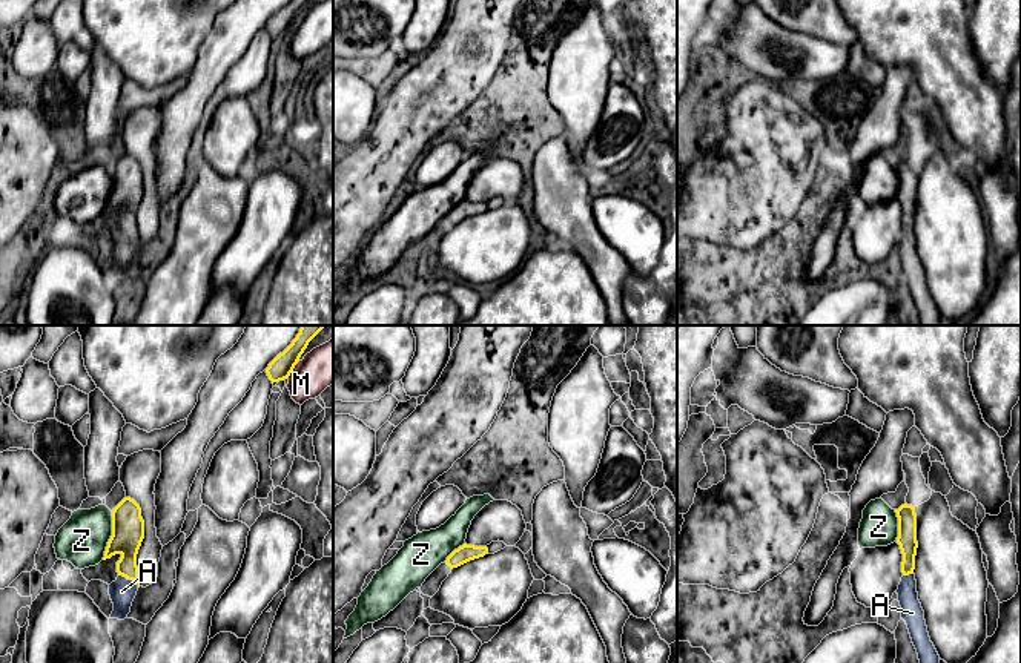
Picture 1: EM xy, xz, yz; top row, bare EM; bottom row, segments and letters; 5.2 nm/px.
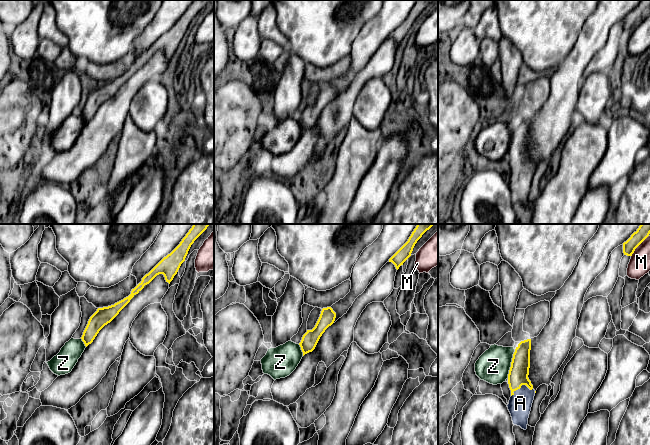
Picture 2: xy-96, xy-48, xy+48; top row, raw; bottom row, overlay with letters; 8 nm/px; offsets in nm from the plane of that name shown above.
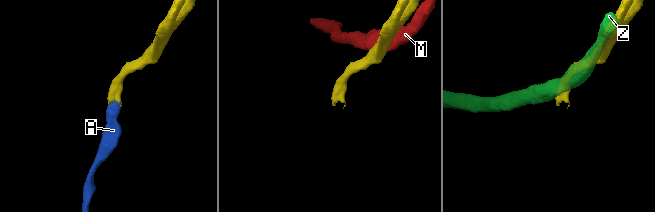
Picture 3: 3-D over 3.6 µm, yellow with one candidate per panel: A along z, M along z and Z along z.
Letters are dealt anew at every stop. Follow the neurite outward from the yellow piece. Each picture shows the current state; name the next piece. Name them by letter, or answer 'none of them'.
A

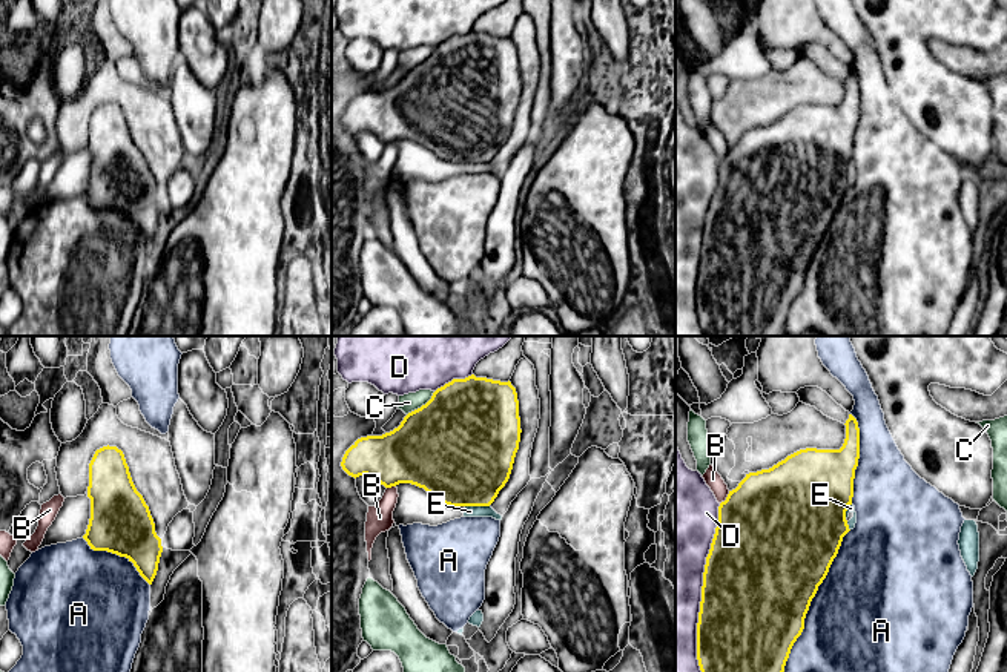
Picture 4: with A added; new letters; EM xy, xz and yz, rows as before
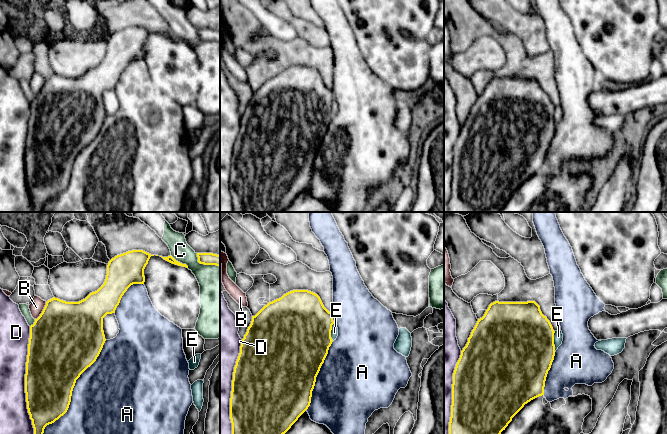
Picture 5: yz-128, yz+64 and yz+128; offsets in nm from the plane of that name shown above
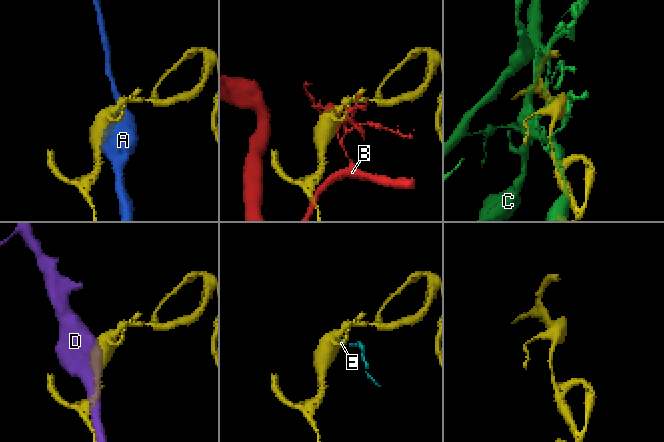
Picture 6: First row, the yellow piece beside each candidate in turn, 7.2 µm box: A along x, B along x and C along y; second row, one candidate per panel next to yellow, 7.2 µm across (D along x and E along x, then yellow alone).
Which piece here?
none of them

